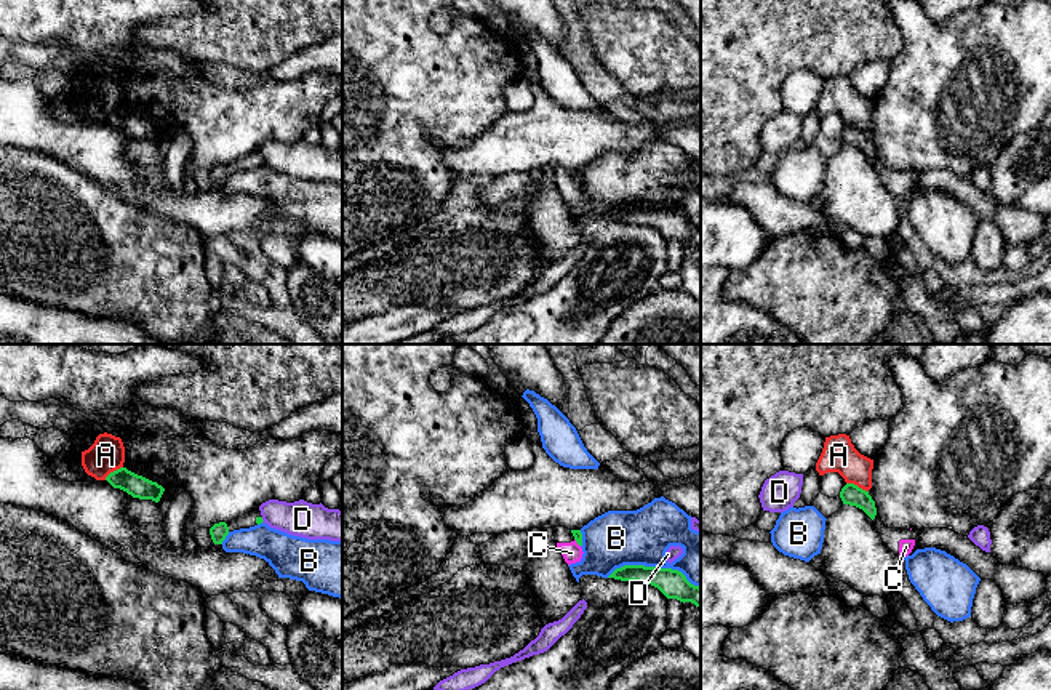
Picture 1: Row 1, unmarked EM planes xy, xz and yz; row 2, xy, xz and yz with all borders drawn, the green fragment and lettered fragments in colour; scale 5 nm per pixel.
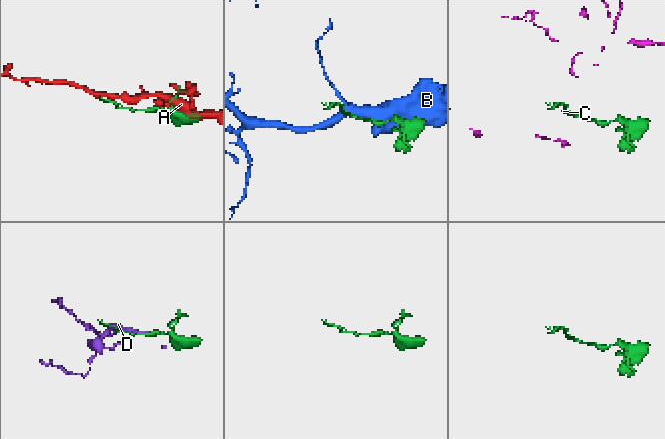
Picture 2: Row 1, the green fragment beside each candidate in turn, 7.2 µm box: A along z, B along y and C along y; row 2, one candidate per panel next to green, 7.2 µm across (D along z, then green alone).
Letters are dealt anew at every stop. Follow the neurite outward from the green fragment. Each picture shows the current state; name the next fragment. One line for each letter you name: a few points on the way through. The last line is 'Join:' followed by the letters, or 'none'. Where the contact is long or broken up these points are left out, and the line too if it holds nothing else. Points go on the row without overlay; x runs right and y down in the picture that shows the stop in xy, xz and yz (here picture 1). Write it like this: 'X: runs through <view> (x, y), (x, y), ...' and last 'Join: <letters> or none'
Join: none

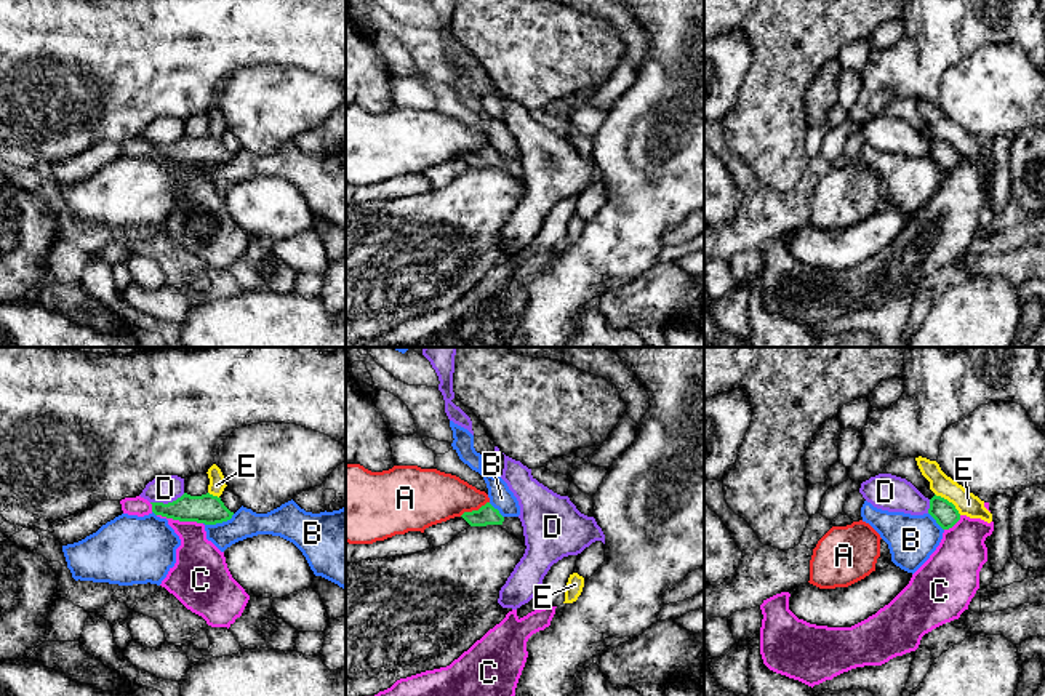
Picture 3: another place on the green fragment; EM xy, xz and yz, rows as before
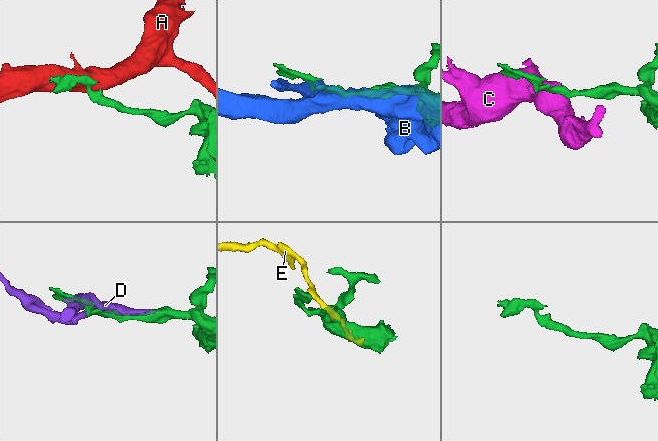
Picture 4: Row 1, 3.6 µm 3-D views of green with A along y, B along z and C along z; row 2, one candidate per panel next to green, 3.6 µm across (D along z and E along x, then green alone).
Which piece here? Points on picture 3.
Join: none

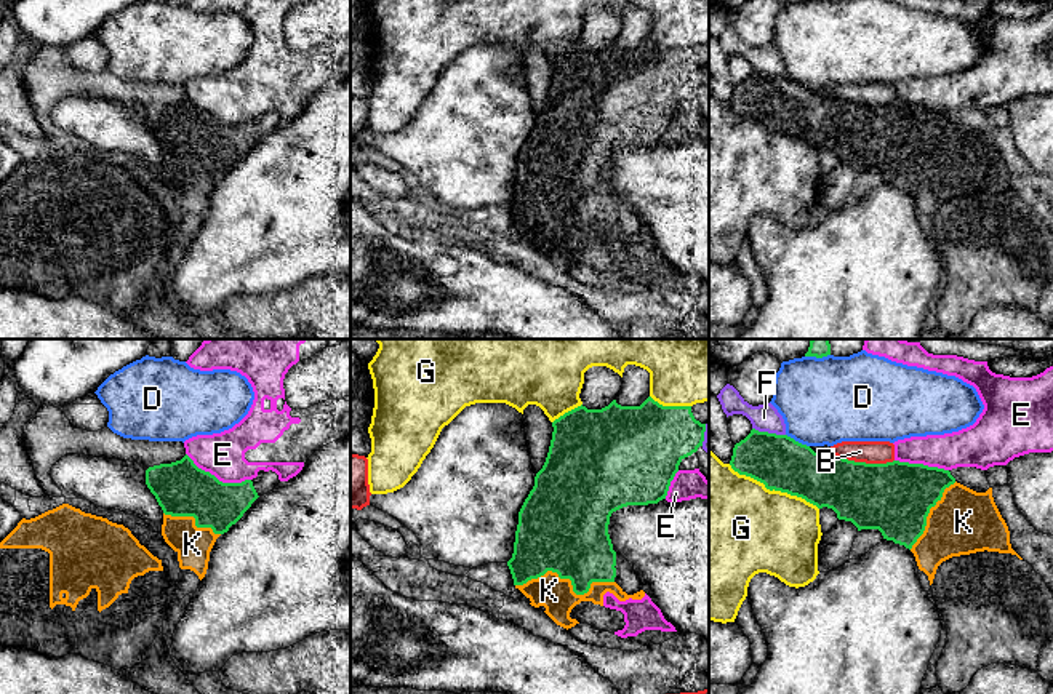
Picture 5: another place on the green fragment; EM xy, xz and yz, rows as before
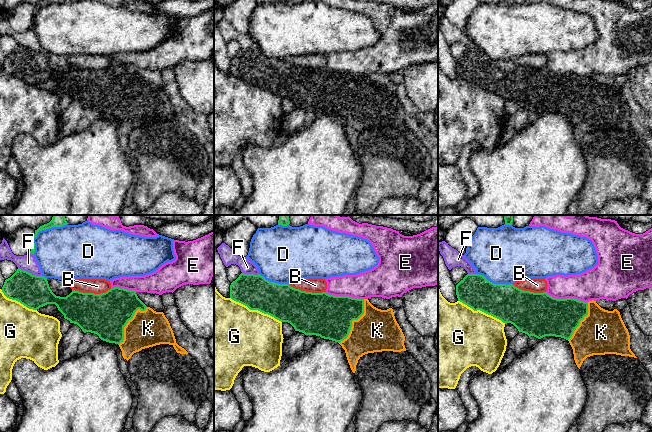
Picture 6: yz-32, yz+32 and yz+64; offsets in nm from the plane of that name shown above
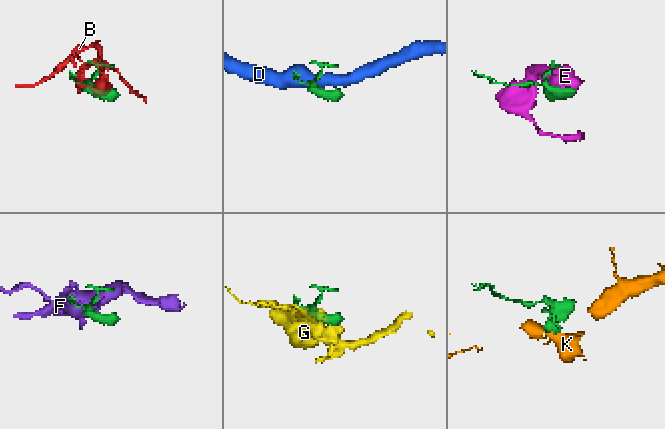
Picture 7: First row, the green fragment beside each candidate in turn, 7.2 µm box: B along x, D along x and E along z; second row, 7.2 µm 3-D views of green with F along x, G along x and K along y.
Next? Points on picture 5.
Join: K

